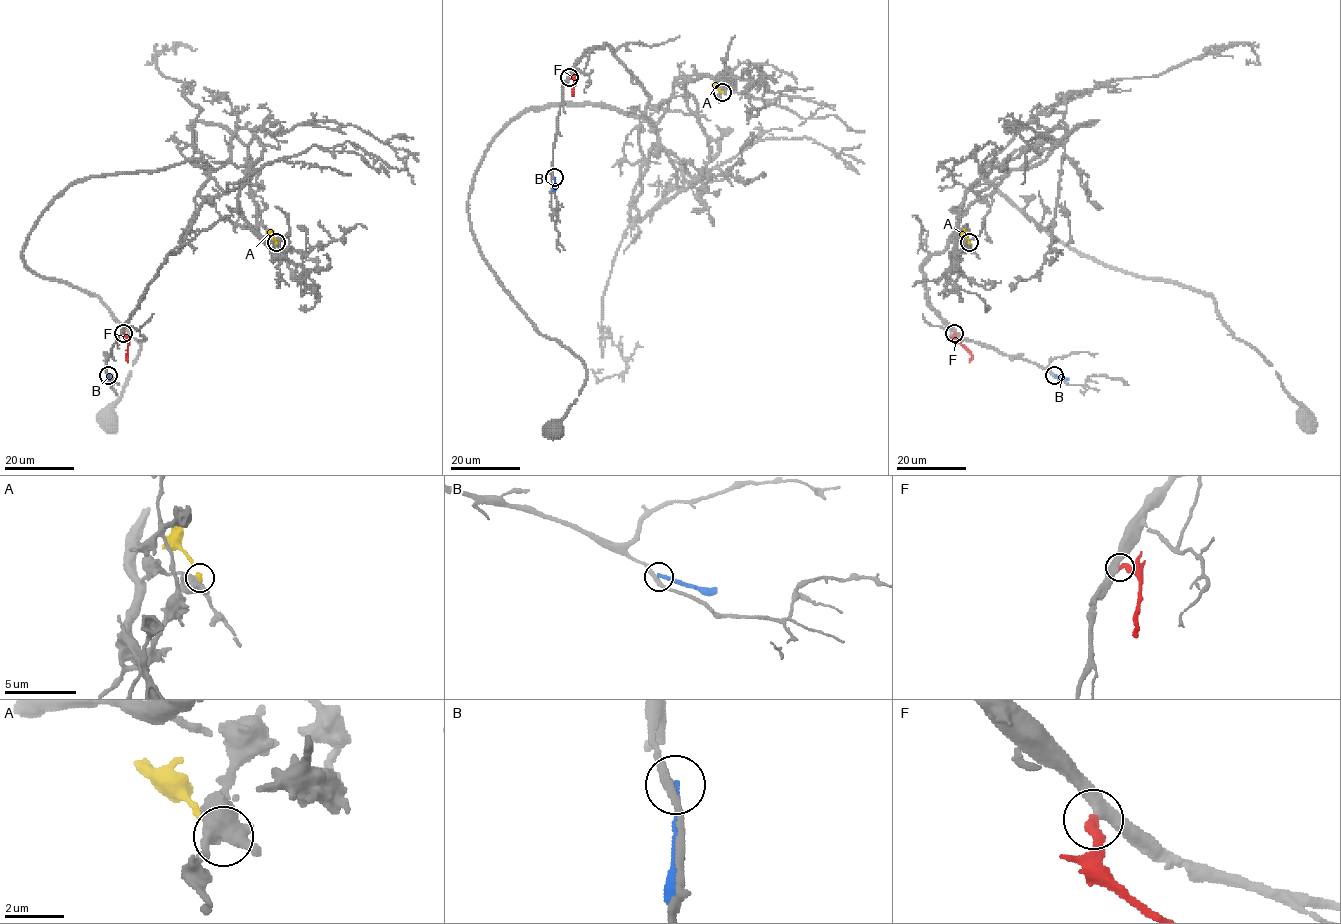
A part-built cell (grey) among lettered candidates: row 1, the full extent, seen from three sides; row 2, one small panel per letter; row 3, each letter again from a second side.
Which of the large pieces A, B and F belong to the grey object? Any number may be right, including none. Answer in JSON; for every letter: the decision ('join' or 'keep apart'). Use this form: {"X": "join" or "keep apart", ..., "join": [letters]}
{"A": "keep apart", "B": "keep apart", "F": "join", "join": ["F"]}

